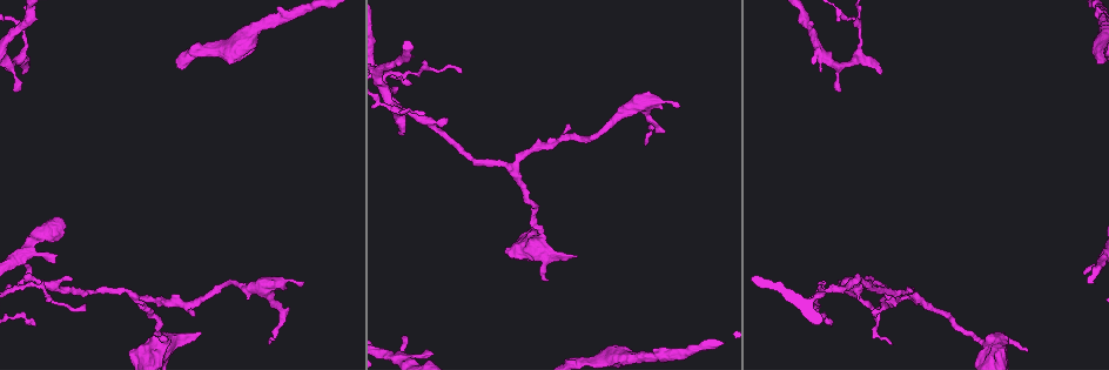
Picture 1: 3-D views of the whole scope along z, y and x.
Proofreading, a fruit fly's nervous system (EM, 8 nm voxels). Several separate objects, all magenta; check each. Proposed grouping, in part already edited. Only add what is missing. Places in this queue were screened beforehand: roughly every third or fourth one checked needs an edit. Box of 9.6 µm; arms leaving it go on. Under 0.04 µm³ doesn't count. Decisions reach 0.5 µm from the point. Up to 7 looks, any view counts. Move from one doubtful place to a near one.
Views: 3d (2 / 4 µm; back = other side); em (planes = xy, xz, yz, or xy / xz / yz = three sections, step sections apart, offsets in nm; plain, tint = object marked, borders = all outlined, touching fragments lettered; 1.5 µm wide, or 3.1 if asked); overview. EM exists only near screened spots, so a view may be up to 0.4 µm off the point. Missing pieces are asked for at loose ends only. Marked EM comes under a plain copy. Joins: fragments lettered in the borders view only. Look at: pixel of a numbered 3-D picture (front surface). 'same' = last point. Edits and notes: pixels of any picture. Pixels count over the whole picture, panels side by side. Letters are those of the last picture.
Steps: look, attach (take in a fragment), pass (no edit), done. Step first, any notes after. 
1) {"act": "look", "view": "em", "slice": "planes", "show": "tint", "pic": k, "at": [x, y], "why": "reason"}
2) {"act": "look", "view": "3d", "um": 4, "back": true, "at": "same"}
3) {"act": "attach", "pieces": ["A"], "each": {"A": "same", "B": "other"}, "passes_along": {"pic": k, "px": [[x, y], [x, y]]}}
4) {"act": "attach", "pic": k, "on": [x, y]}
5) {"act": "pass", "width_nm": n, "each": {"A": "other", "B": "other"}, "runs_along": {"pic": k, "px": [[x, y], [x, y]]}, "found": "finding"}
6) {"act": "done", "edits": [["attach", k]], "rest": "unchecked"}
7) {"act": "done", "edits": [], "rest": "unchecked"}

{"act": "look", "view": "em", "slice": "planes", "show": "borders", "pic": 1, "at": [1084, 273], "why": "an open end"}

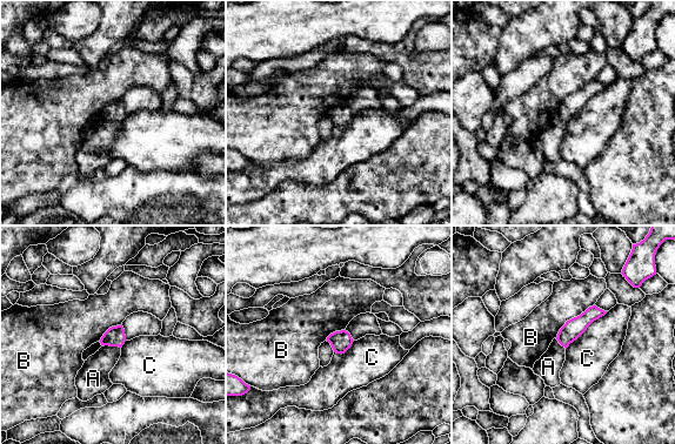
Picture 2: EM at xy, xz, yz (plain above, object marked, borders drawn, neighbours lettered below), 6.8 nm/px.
{"act": "pass", "width_nm": 140, "each": {"A": "other", "B": "other", "C": "other"}, "border": {"pic": 2, "px": [[102, 344], [120, 348]]}, "found": "no lettered fragment goes on from it"}

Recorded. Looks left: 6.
{"act": "look", "view": "3d", "um": 2, "pic": 1, "at": [573, 255], "why": "branch stops here"}

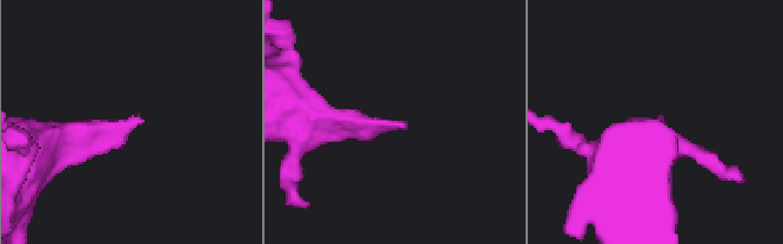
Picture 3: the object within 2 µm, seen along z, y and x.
{"act": "look", "view": "em", "slice": "xy", "step": 8, "show": "tint", "pic": 3, "at": [140, 120], "why": "need the tissue"}

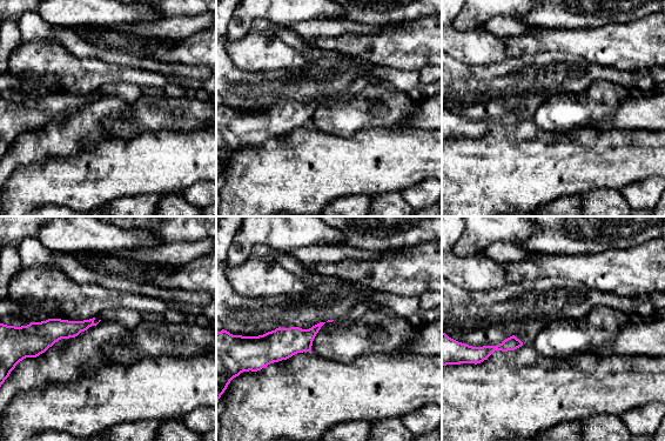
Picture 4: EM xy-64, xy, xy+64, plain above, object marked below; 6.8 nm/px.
{"act": "look", "view": "em", "slice": "planes", "show": "borders", "at": "same", "why": "cut it another way"}

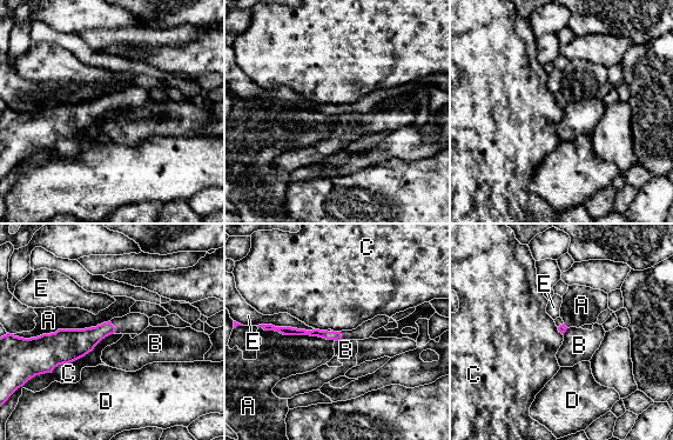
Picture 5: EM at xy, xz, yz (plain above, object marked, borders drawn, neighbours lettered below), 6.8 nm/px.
{"act": "pass", "longest_contact_nm": ["C", 550], "each": {"A": "other", "B": "other", "C": "other", "D": "other", "E": "other"}, "border": {"pic": 5, "px": [[109, 320], [31, 338]]}, "found": "no lettered fragment goes on from it"}

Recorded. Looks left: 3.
{"act": "look", "view": "3d", "um": 4, "pic": 1, "at": [25, 73], "why": "an open end"}

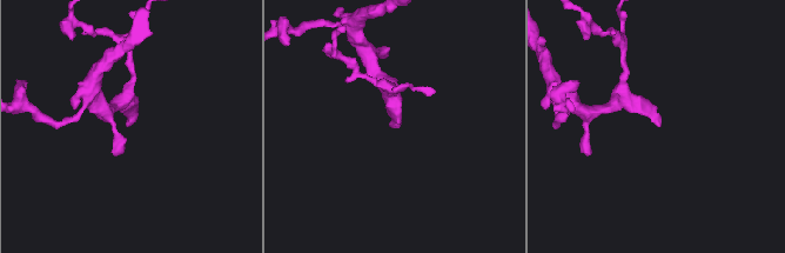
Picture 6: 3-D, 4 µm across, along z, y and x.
{"act": "look", "view": "em", "slice": "planes", "show": "borders", "pic": 6, "at": [126, 123], "why": "now the EM"}

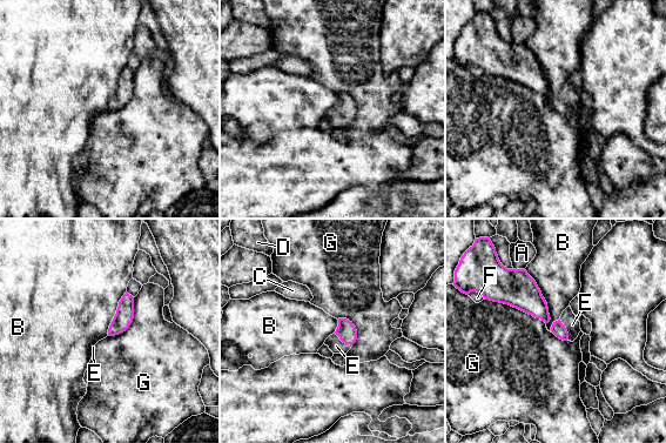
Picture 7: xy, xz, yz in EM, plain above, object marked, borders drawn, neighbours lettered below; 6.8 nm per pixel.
{"act": "attach", "pieces": ["E"], "each": {"A": "other", "B": "other", "C": "other", "D": "other", "E": "same", "F": "other", "G": "other"}, "passes_along": {"pic": 7, "px": [[558, 328], [565, 329], [572, 324]]}, "found": "the neuron continues"}

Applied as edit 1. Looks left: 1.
{"act": "done", "edits": [["attach", 7]], "rest": "unchecked"}

